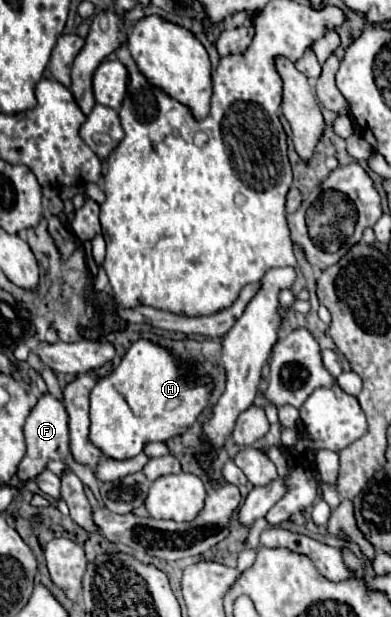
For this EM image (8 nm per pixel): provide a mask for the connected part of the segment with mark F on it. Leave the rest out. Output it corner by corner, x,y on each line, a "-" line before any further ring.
46,394
38,400
36,408
30,412
26,426
24,426
24,436
26,436
26,456
18,466
18,480
22,484
34,480
50,460
66,460
70,454
70,438
68,438
68,414
62,402
58,402
52,394

